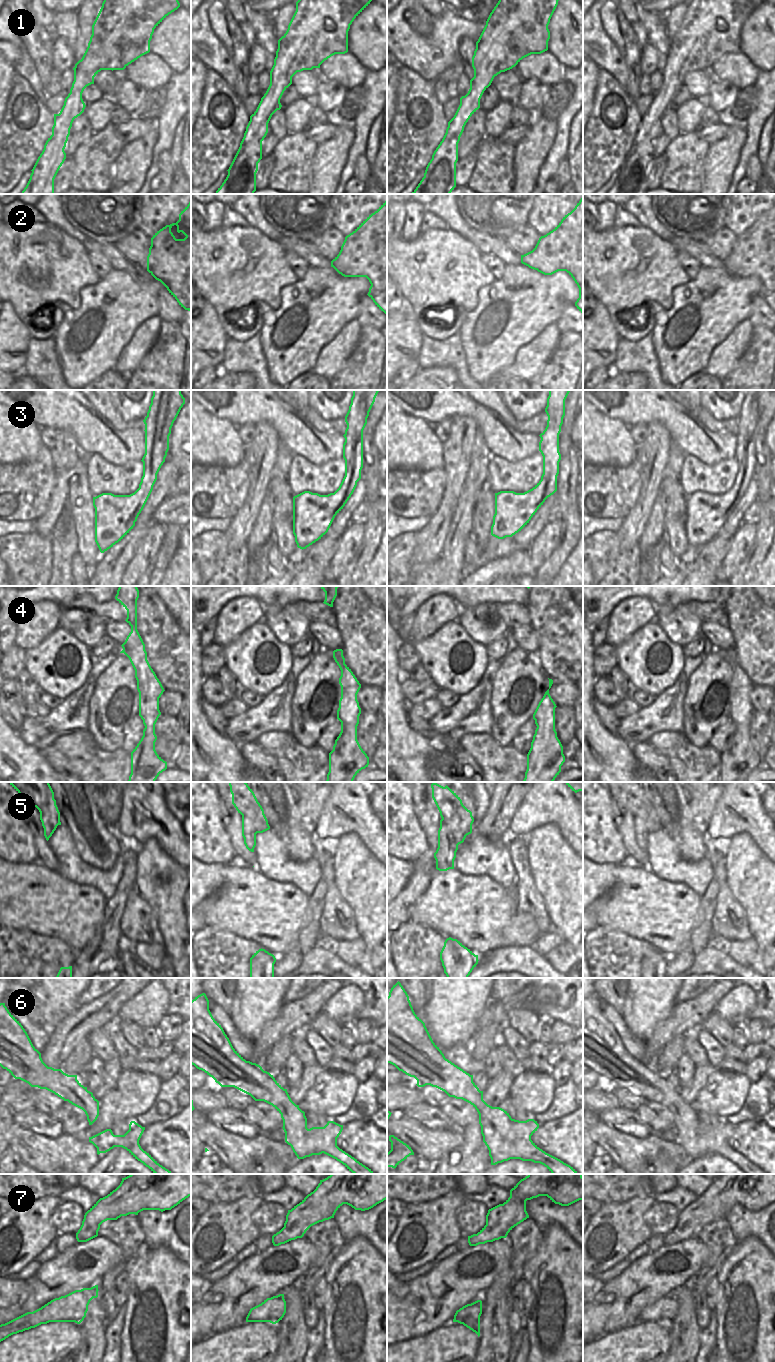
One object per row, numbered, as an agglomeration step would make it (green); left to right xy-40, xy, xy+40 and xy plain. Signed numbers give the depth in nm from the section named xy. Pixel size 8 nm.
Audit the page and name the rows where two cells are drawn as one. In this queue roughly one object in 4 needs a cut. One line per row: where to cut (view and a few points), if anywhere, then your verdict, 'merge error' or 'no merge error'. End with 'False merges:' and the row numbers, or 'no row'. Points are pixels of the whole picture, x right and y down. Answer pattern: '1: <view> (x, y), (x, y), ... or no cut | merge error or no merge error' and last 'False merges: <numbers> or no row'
1: no cut | no merge error
2: xy (333, 267), (339, 267), (341, 273) | merge error
3: no cut | no merge error
4: no cut | no merge error
5: xy+40 (442, 818), (458, 844) | merge error
6: no cut | no merge error
7: xy+40 (479, 1317), (465, 1318), (458, 1322) | merge error
False merges: 2, 5, 7

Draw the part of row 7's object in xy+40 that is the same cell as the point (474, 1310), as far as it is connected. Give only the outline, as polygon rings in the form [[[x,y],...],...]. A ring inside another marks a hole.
[[[477,1300],[471,1304],[467,1304],[456,1311],[453,1322],[461,1322],[467,1318],[477,1319],[482,1314],[482,1301]]]

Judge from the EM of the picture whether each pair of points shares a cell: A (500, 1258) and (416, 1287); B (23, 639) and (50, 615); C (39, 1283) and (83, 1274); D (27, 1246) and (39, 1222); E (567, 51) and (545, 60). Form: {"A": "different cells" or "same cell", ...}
{"A": "same cell", "B": "same cell", "C": "same cell", "D": "same cell", "E": "different cells"}

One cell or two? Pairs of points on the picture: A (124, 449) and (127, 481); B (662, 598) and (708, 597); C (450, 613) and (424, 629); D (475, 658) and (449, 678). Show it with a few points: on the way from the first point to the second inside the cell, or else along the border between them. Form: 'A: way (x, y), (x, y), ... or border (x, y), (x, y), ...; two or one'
A: border (102, 458), (114, 464), (140, 461); two
B: way (673, 596), (697, 596); one
C: way (444, 613), (440, 613), (430, 623); one
D: way (472, 666), (464, 674), (457, 675); one

